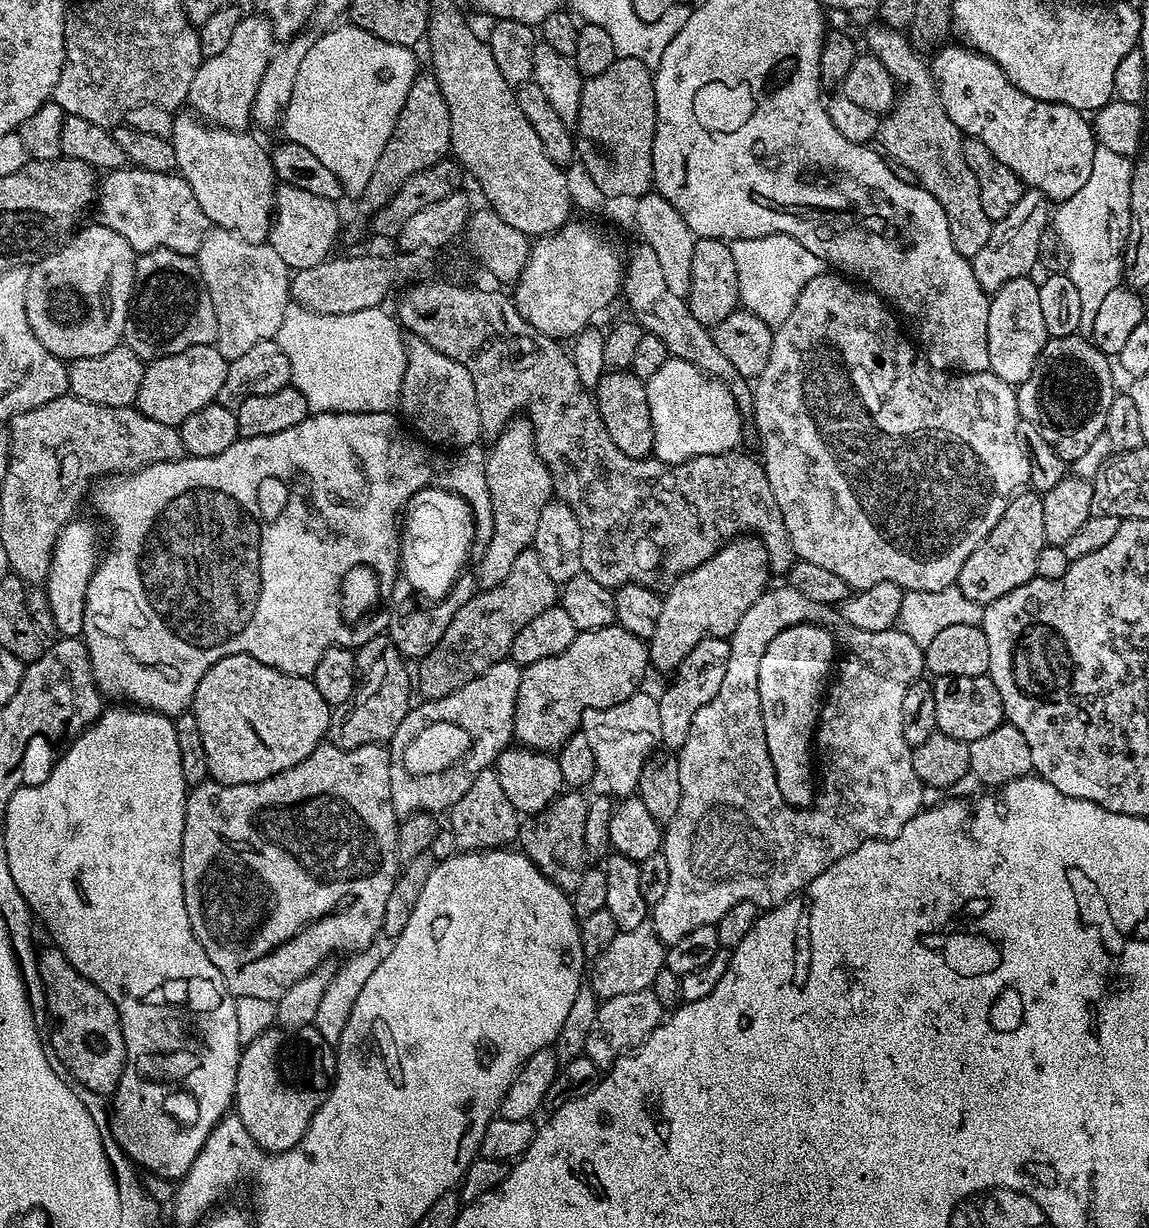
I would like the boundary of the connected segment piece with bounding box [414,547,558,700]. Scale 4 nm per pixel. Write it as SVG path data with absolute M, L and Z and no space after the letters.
M533 547L522 550L522 554L514 558L510 574L506 574L498 586L477 591L470 602L463 604L458 614L454 614L450 626L446 626L446 634L442 634L438 646L434 646L434 650L419 661L420 673L414 676L419 695L421 692L424 700L446 698L454 694L456 688L490 670L490 666L509 659L514 638L518 638L522 626L538 618L542 610L550 610L557 604L558 586L542 570L538 554Z

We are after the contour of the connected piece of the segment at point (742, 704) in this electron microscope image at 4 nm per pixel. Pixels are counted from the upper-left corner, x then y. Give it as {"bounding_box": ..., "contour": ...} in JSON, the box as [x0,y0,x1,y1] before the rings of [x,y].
{"bounding_box":[650,586,926,945],"contour":[[[772,586],[761,594],[758,602],[750,606],[750,610],[746,610],[746,614],[742,614],[742,622],[738,622],[738,626],[732,631],[728,640],[730,662],[726,662],[726,675],[722,678],[722,687],[718,689],[718,694],[714,694],[714,698],[710,698],[710,702],[706,702],[706,706],[702,706],[702,710],[698,710],[698,714],[694,714],[694,722],[690,722],[690,734],[686,734],[686,742],[678,749],[678,782],[682,782],[682,802],[678,802],[678,814],[674,814],[674,818],[668,821],[662,832],[662,851],[666,854],[666,863],[670,866],[670,882],[662,902],[653,904],[650,908],[650,926],[664,945],[678,942],[678,938],[686,938],[686,934],[690,934],[690,930],[698,930],[698,926],[716,925],[722,918],[722,914],[726,914],[730,906],[738,906],[738,902],[754,902],[760,910],[776,908],[779,904],[786,903],[791,896],[800,895],[807,884],[814,882],[814,878],[818,878],[818,874],[834,866],[838,858],[846,858],[846,854],[858,850],[858,846],[862,846],[868,840],[894,839],[902,830],[902,826],[906,826],[906,822],[910,822],[910,818],[914,818],[925,807],[926,786],[920,781],[918,774],[914,774],[912,749],[908,747],[906,738],[902,738],[902,697],[905,696],[906,690],[910,690],[915,680],[925,675],[924,649],[918,646],[918,642],[914,642],[914,638],[907,637],[896,626],[887,628],[885,632],[841,627],[841,632],[838,632],[838,644],[842,649],[842,655],[827,685],[826,695],[820,706],[820,721],[816,723],[814,737],[814,752],[818,757],[818,768],[819,771],[821,768],[822,771],[828,772],[828,780],[822,781],[821,784],[819,781],[818,791],[807,808],[793,808],[784,801],[778,790],[778,778],[774,774],[774,762],[770,762],[770,750],[766,746],[766,730],[762,726],[762,714],[758,702],[758,666],[762,662],[762,654],[766,654],[766,646],[770,646],[770,642],[774,642],[774,638],[778,638],[782,630],[795,624],[832,626],[832,623],[838,620],[837,613],[835,616],[832,612],[835,612],[833,605],[810,602],[806,594],[798,594],[798,590],[787,586],[781,586],[781,588]]]}

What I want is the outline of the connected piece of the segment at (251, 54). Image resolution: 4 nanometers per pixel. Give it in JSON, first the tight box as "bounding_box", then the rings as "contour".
{"bounding_box":[186,14,274,130],"contour":[[[263,14],[245,15],[238,22],[230,43],[219,54],[201,59],[200,69],[190,82],[186,101],[201,121],[218,128],[244,130],[249,127],[254,106],[254,94],[258,94],[258,82],[266,74],[268,60],[274,51],[272,23]]]}

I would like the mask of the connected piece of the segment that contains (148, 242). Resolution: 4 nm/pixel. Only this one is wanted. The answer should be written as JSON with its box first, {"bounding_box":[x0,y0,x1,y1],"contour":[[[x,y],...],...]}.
{"bounding_box":[94,166,210,257],"contour":[[[135,166],[115,168],[99,181],[94,208],[95,211],[100,211],[99,223],[114,230],[114,234],[122,234],[122,238],[126,238],[126,242],[130,242],[130,246],[138,254],[165,248],[178,254],[195,257],[198,246],[202,244],[202,238],[206,238],[210,227],[202,206],[198,206],[198,198],[194,198],[194,190],[190,190],[183,176],[167,172],[151,172]]]}

